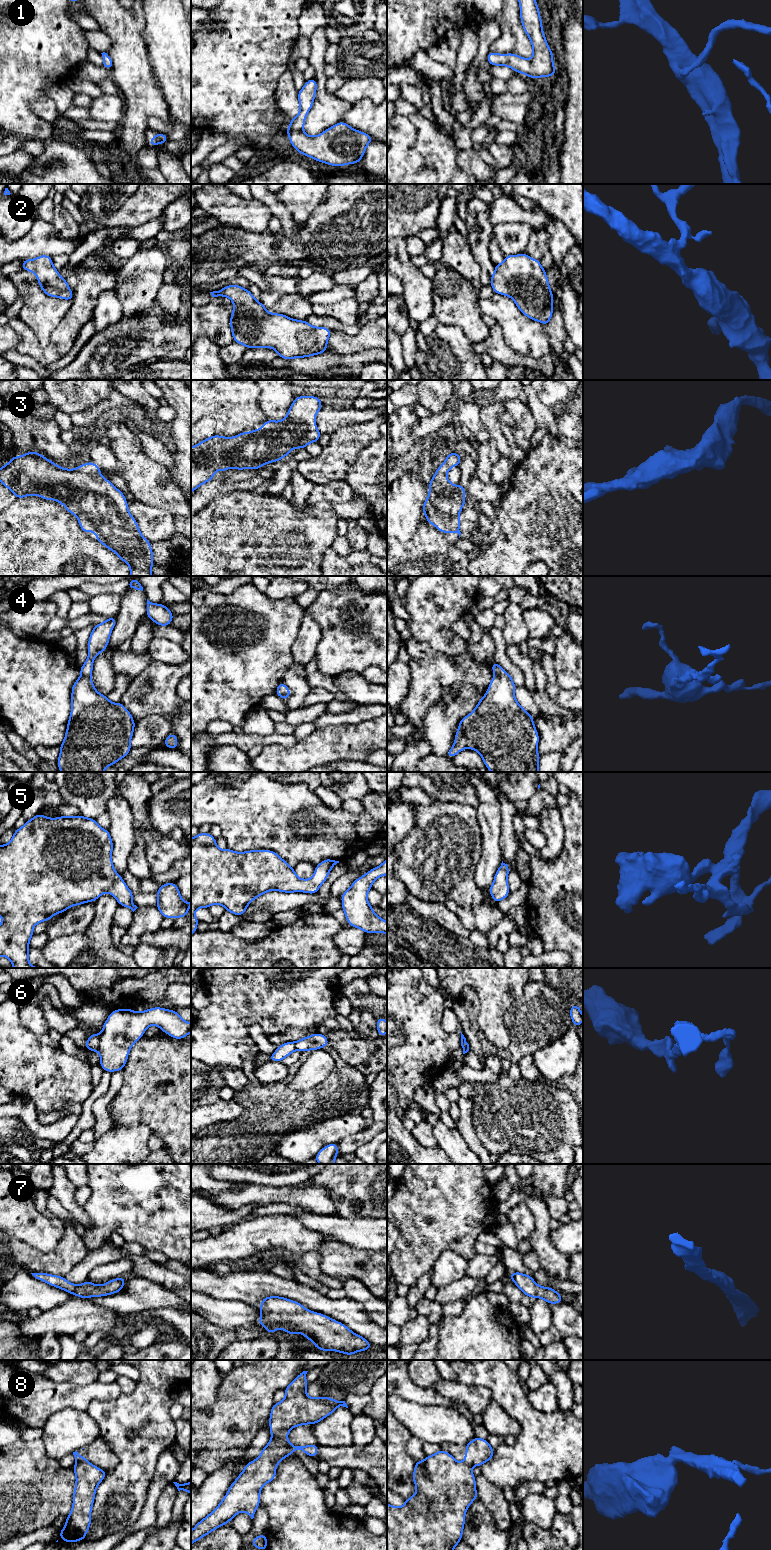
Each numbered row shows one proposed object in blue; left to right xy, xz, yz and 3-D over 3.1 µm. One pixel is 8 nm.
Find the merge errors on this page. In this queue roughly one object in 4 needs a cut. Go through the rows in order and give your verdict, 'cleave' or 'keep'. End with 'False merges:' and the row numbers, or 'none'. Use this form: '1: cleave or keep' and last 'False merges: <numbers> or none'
1: keep
2: keep
3: keep
4: keep
5: keep
6: cleave
7: keep
8: cleave
False merges: 6, 8

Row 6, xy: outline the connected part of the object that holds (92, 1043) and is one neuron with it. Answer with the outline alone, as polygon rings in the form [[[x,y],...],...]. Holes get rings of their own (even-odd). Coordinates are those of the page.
[[[91,1033],[85,1043],[85,1048],[90,1051],[97,1052],[99,1049],[99,1042],[100,1042],[99,1035]]]

